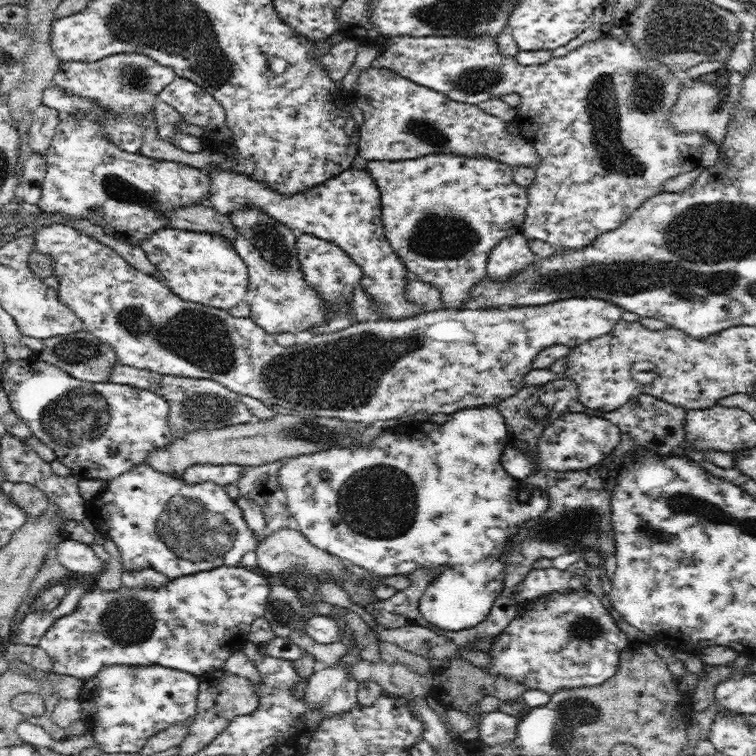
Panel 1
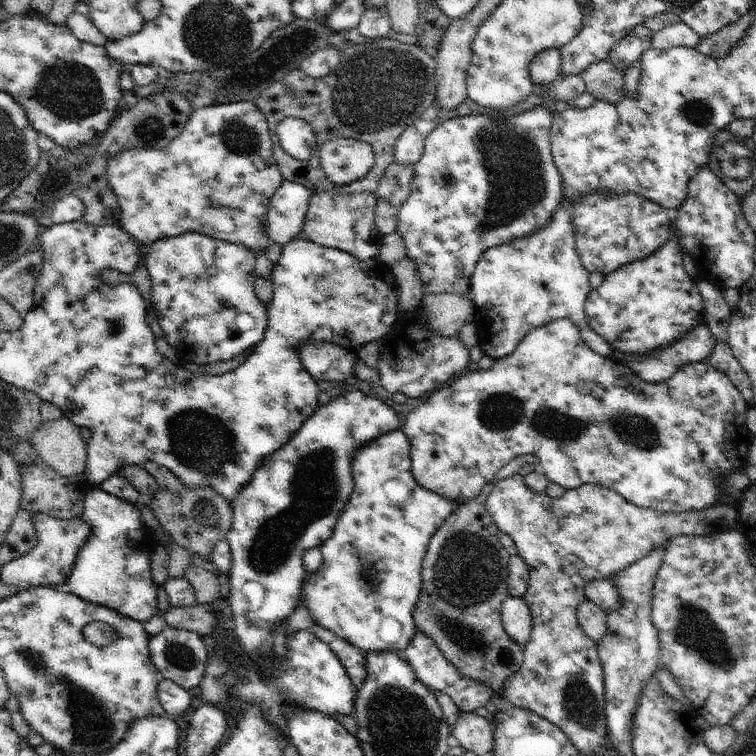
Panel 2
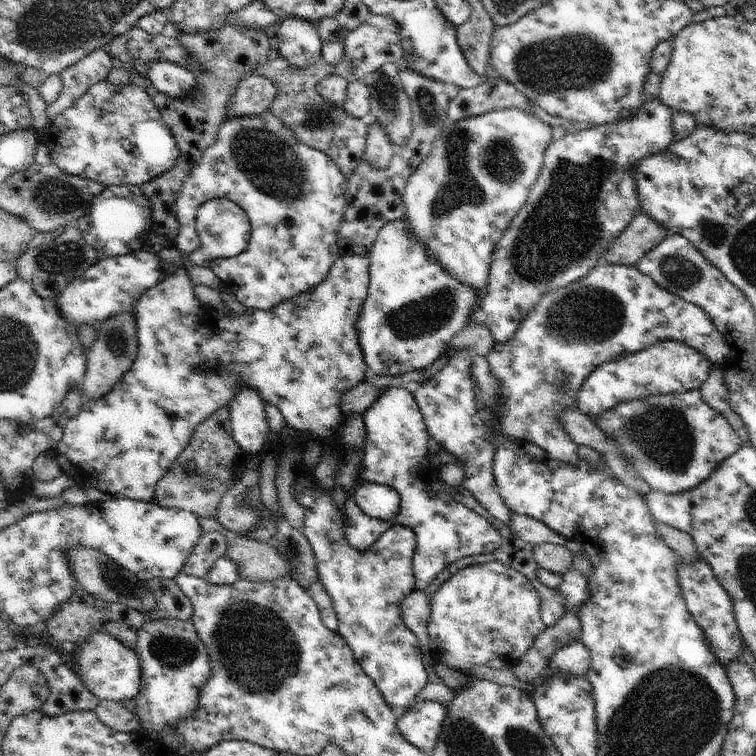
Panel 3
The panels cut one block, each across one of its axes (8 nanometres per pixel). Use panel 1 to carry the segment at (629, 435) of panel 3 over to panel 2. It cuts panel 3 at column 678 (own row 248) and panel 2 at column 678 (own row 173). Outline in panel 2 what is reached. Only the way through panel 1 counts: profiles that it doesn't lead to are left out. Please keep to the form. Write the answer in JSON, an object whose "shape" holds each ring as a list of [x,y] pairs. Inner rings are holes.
{"shape":[[[554,320],[552,324],[541,326],[526,334],[524,340],[518,344],[518,348],[510,356],[495,360],[489,369],[470,371],[447,388],[442,387],[438,391],[434,391],[415,409],[402,411],[400,429],[410,442],[414,480],[422,488],[436,492],[436,494],[440,494],[452,502],[460,502],[460,505],[467,500],[474,500],[474,497],[480,494],[486,484],[492,482],[492,478],[507,462],[514,460],[517,456],[534,455],[539,458],[543,465],[542,470],[549,480],[560,484],[566,490],[578,488],[586,483],[599,484],[615,490],[620,496],[624,496],[628,502],[632,502],[640,508],[678,514],[686,511],[704,512],[712,506],[723,504],[722,496],[728,494],[728,492],[724,492],[724,486],[722,486],[724,476],[736,472],[736,468],[743,468],[747,464],[746,448],[751,444],[754,437],[751,430],[746,426],[749,407],[750,404],[746,402],[728,376],[714,368],[710,363],[696,362],[696,364],[682,366],[666,382],[652,384],[642,380],[640,376],[636,376],[628,366],[620,364],[615,358],[600,356],[594,350],[590,350],[584,344],[584,340],[580,338],[580,329],[570,320]]]}

